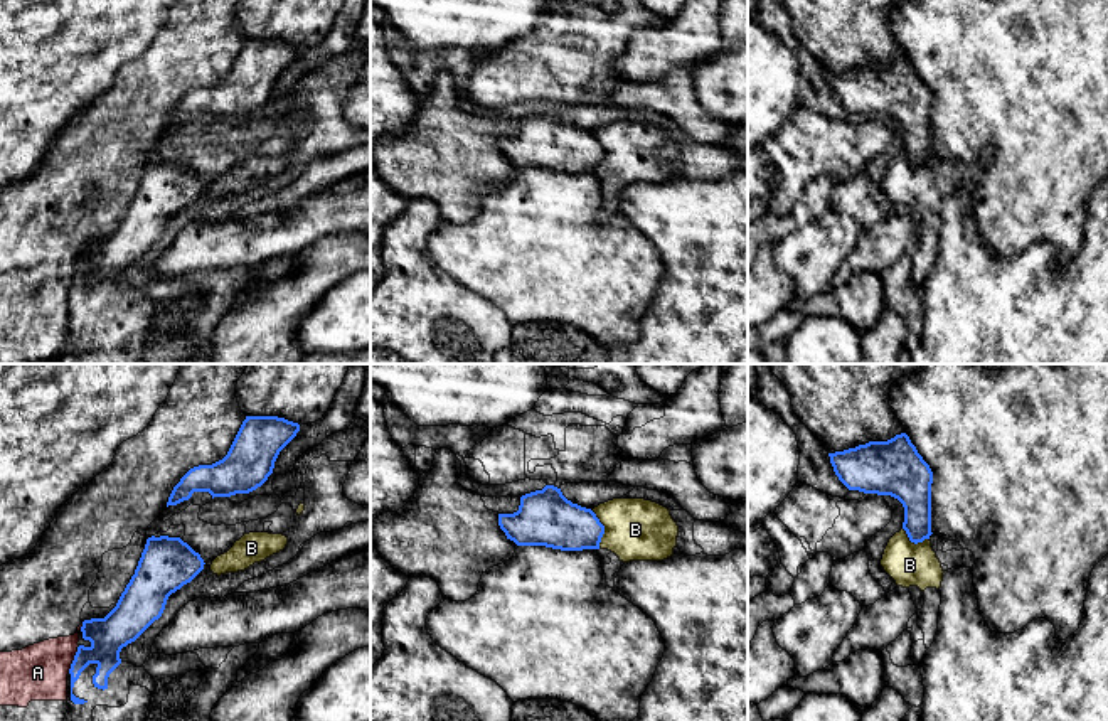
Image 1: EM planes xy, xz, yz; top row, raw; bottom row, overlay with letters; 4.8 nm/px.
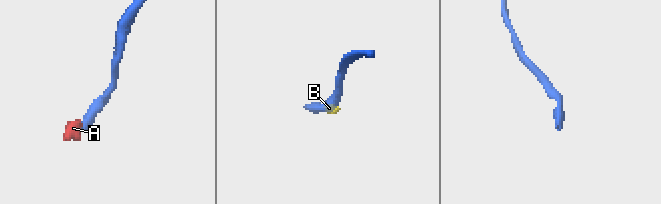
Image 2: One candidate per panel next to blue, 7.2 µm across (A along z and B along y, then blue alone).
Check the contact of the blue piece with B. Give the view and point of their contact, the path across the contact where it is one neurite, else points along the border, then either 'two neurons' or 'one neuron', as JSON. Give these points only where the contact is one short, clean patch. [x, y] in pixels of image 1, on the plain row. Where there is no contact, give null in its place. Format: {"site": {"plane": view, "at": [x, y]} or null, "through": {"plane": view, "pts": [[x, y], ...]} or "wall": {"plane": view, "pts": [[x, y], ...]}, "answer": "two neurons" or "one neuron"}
{"site": {"plane": "xz", "at": [603, 152]}, "wall": {"plane": "xz", "pts": [[591, 133], [603, 149], [600, 169]]}, "answer": "two neurons"}

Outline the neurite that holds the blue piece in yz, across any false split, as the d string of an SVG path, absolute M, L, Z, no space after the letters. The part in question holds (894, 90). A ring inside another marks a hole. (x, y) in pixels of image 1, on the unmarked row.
M906 56L828 76L849 113L891 118L904 130L903 152L911 165L930 162L933 94Z

